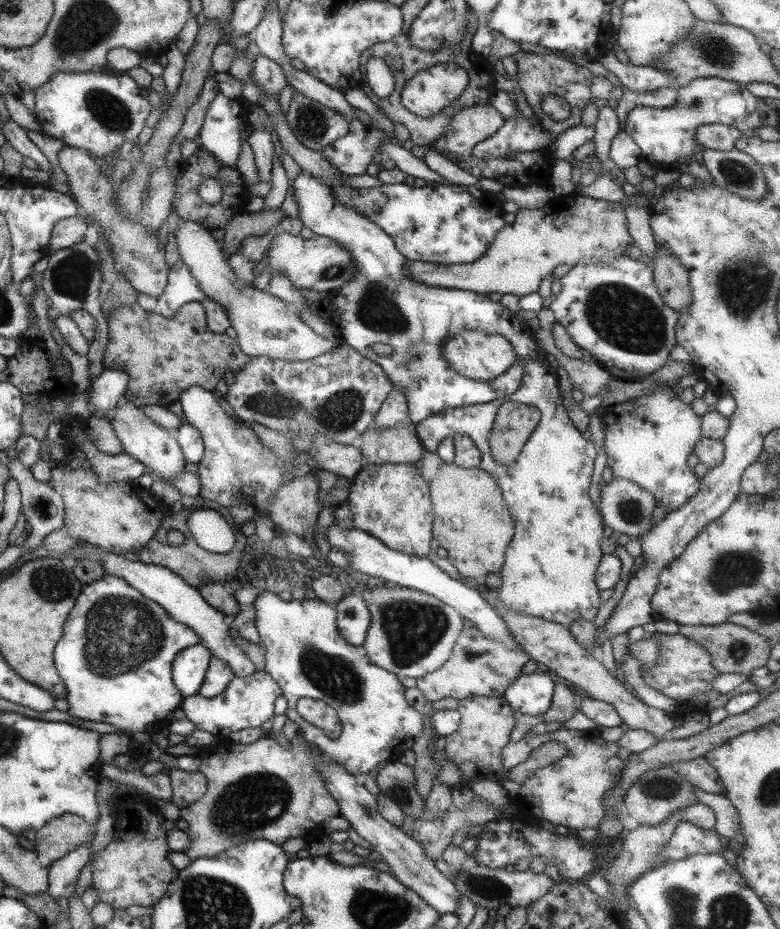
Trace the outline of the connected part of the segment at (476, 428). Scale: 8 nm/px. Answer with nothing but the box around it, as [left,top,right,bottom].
[414,359,603,626]

